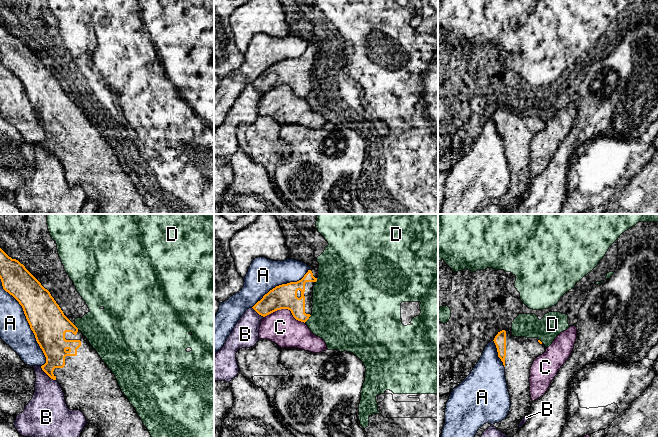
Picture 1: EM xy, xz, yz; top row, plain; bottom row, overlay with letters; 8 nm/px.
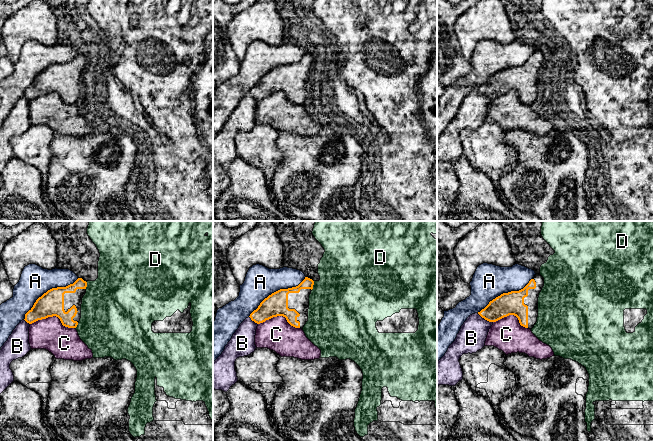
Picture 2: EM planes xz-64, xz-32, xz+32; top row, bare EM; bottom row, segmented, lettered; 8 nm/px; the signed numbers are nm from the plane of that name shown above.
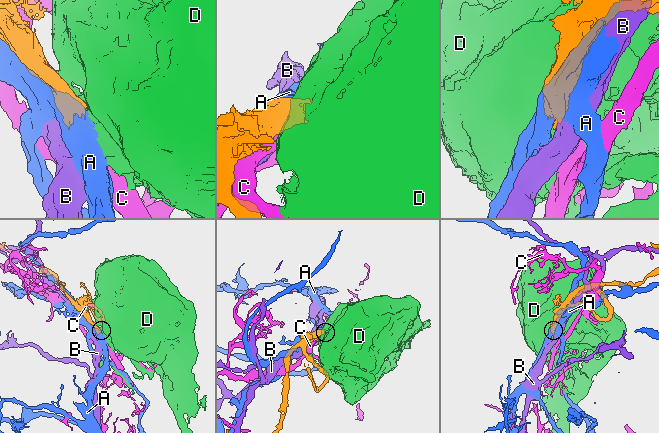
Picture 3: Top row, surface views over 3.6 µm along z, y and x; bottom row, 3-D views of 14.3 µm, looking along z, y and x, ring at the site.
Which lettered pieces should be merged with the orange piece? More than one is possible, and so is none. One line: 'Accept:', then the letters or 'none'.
Accept: none

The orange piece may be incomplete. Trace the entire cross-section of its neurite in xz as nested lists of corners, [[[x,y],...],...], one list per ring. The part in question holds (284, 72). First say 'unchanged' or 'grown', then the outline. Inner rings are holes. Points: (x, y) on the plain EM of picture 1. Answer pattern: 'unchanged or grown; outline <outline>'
grown; outline [[[311,44],[301,56],[276,62],[252,84],[263,93],[277,86],[288,85],[296,96],[305,99],[312,90],[313,62],[318,50]]]

